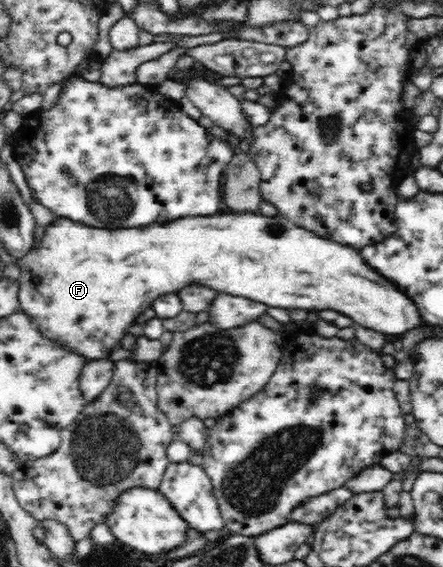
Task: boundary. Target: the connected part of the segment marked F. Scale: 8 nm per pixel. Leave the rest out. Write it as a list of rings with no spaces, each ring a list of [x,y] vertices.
[[[229,211],[219,212],[211,216],[204,217],[203,215],[191,215],[186,218],[179,218],[175,221],[170,221],[164,224],[158,224],[138,227],[137,229],[120,229],[117,231],[107,231],[103,229],[90,228],[77,223],[71,223],[67,219],[60,219],[60,222],[53,227],[47,227],[46,240],[41,244],[39,250],[35,252],[29,251],[27,255],[23,257],[23,265],[18,283],[18,301],[20,302],[20,308],[25,313],[33,316],[35,321],[38,322],[39,327],[49,335],[51,338],[59,339],[63,343],[71,347],[75,347],[77,351],[87,355],[87,359],[93,357],[107,357],[107,352],[117,348],[117,342],[119,338],[122,338],[126,333],[127,326],[133,324],[132,320],[134,316],[137,316],[144,308],[150,306],[156,296],[165,293],[177,293],[182,286],[188,284],[203,284],[203,286],[209,286],[213,290],[219,290],[219,292],[229,294],[241,294],[241,296],[249,296],[249,298],[255,298],[255,300],[261,300],[261,302],[267,302],[269,306],[283,306],[283,308],[337,308],[337,310],[343,310],[345,314],[351,314],[359,324],[363,326],[369,326],[375,328],[383,333],[387,334],[389,339],[399,338],[403,332],[413,328],[413,326],[421,326],[421,322],[418,322],[418,316],[416,316],[416,310],[411,310],[411,301],[408,300],[404,294],[401,294],[396,288],[393,290],[389,282],[384,280],[383,277],[375,278],[375,272],[372,272],[368,266],[363,264],[360,260],[359,254],[355,254],[353,248],[344,245],[340,242],[335,242],[333,239],[322,238],[311,230],[294,225],[291,220],[288,220],[285,216],[265,216],[257,211]]]

